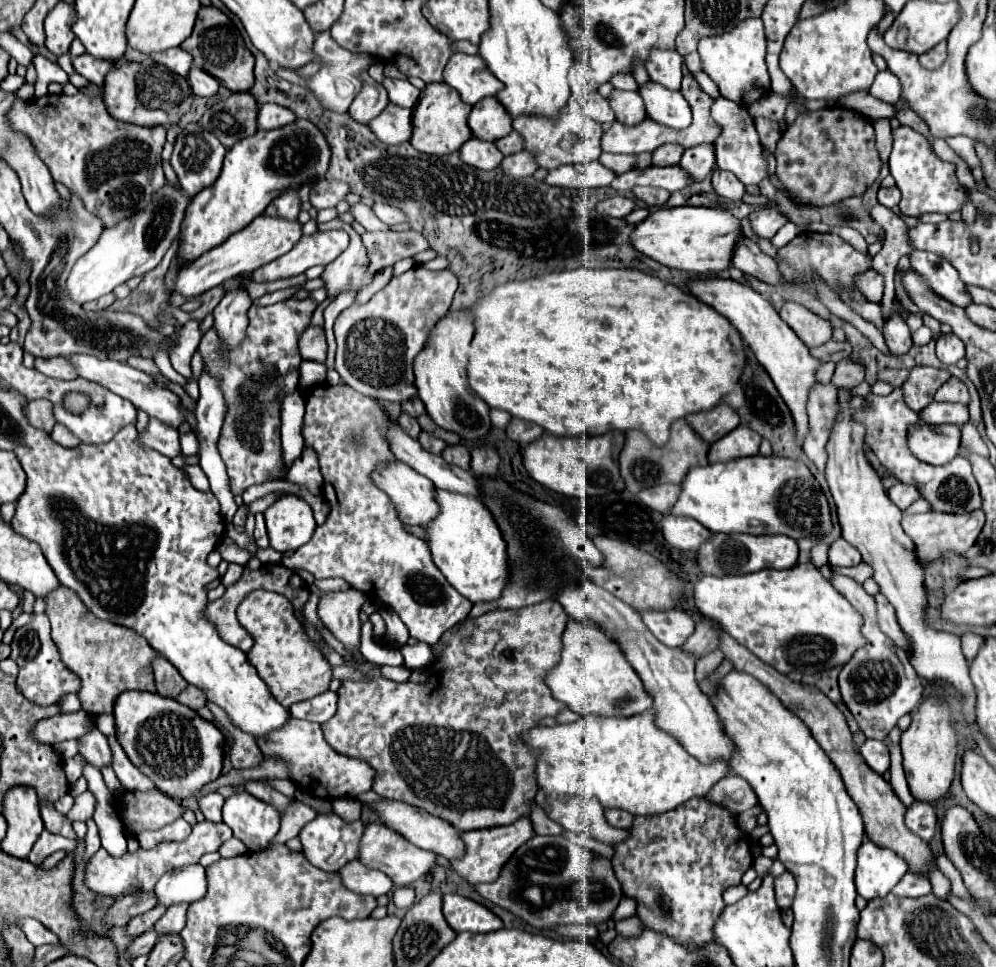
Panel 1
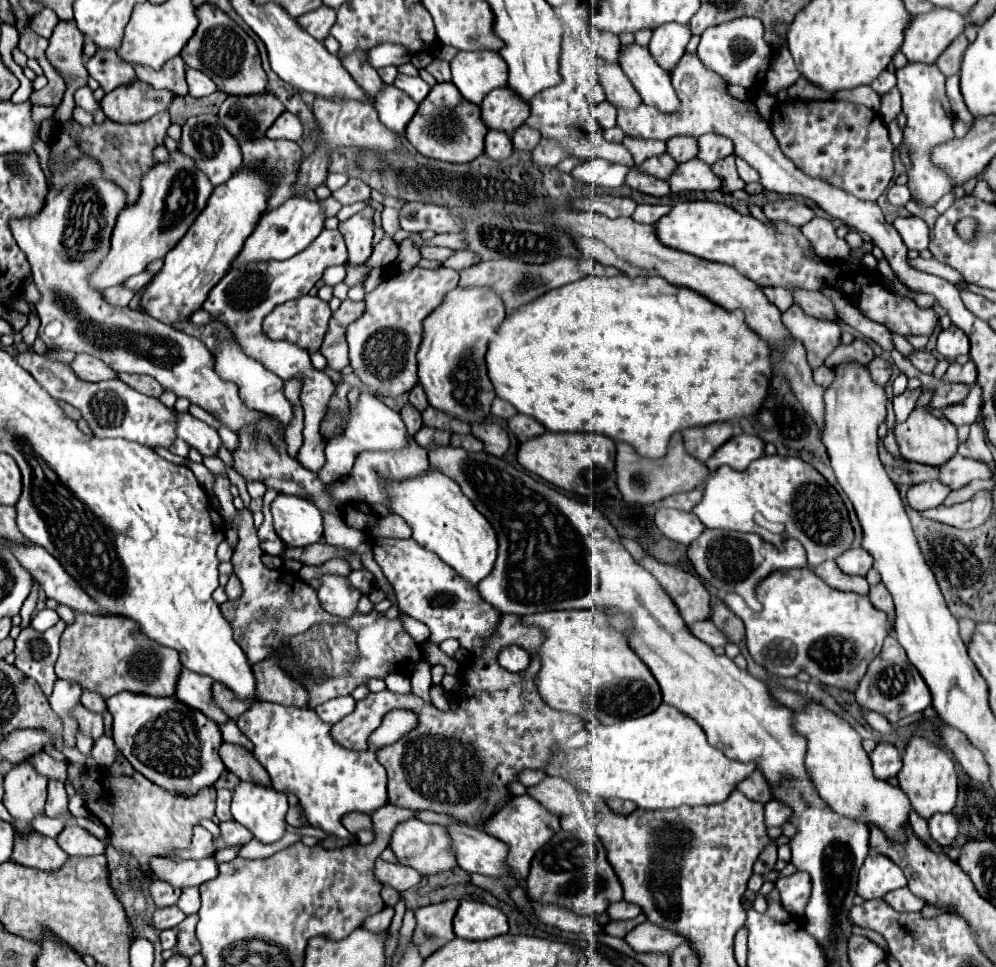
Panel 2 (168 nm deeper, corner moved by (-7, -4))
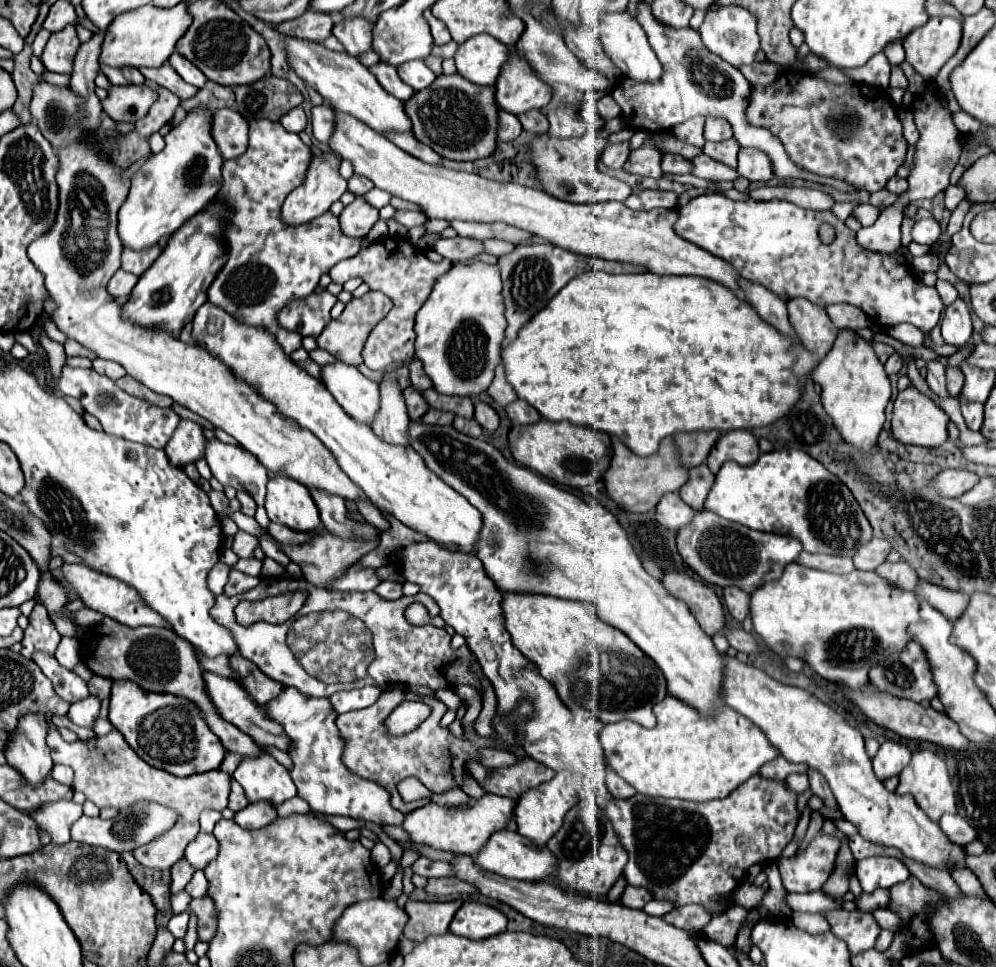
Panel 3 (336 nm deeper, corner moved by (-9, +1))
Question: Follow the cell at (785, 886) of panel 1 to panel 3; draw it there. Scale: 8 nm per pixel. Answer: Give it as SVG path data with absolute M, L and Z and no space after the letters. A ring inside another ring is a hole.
M819 831L801 853L793 857L779 857L775 863L785 889L789 893L809 893L821 889L835 867L841 841L845 839L847 835L841 831L835 831L833 835Z

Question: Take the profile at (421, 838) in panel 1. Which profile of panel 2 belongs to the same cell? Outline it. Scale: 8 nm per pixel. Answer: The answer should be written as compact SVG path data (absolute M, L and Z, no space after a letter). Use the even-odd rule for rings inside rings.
M449 824L447 836L451 840L451 852L455 852L457 864L465 872L477 872L485 876L507 876L505 856L507 846L485 832L463 826L463 824Z

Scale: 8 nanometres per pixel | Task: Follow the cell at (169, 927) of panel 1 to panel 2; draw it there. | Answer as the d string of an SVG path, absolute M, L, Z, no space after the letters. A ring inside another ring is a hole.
M185 888L177 906L183 910L185 916L197 914L201 908L201 900L199 900L199 888Z

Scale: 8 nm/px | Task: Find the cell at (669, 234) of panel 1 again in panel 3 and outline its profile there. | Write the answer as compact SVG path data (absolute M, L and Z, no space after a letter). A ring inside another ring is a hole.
M707 193L707 195L695 197L687 205L679 207L677 213L679 213L679 219L675 223L675 233L679 237L725 259L747 281L759 283L777 295L785 295L787 299L803 297L821 307L831 305L831 303L849 303L849 305L861 307L869 315L869 319L875 321L883 329L899 325L899 323L911 323L917 329L921 329L923 333L929 333L941 317L943 301L935 287L927 287L925 283L921 283L921 279L917 277L913 267L899 263L895 259L895 255L877 253L877 251L861 247L855 239L855 231L851 231L845 225L845 221L837 219L831 211L817 213L817 211L803 209L789 201L779 201L779 199L731 201L723 195ZM823 221L831 223L837 229L837 239L831 245L821 243L821 239L817 235L819 225Z

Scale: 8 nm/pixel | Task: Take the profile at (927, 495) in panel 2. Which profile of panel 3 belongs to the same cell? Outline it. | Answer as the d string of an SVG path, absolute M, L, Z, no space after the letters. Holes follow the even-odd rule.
M945 469L945 471L941 471L937 475L937 479L933 479L933 487L935 487L935 491L941 491L941 495L961 497L977 481L979 481L979 477L975 473L971 473L971 471L965 471L965 469Z

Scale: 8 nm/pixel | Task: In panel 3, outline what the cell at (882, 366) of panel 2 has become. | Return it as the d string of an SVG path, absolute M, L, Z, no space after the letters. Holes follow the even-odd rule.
M895 353L895 355L891 355L891 357L885 361L885 371L887 371L887 375L893 375L893 373L899 373L899 371L903 369L903 365L905 365L903 357Z

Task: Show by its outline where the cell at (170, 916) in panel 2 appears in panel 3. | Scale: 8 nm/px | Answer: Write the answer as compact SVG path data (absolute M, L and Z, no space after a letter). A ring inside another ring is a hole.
M179 891L179 893L173 893L173 895L171 895L171 907L173 907L175 913L187 911L189 901L191 901L191 897L189 897L185 891Z

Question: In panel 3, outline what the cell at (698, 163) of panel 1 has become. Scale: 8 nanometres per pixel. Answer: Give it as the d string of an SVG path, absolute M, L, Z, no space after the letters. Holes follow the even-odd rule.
M719 117L707 119L707 123L705 123L705 139L707 141L725 141L729 137L733 137L729 121L719 119Z

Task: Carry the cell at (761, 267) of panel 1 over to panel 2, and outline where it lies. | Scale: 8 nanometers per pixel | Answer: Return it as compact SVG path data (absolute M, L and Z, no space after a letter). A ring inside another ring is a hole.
M793 288L793 302L801 306L801 310L809 316L823 318L823 320L837 320L835 308L829 298L825 298L821 292L815 290L803 290L803 288Z

